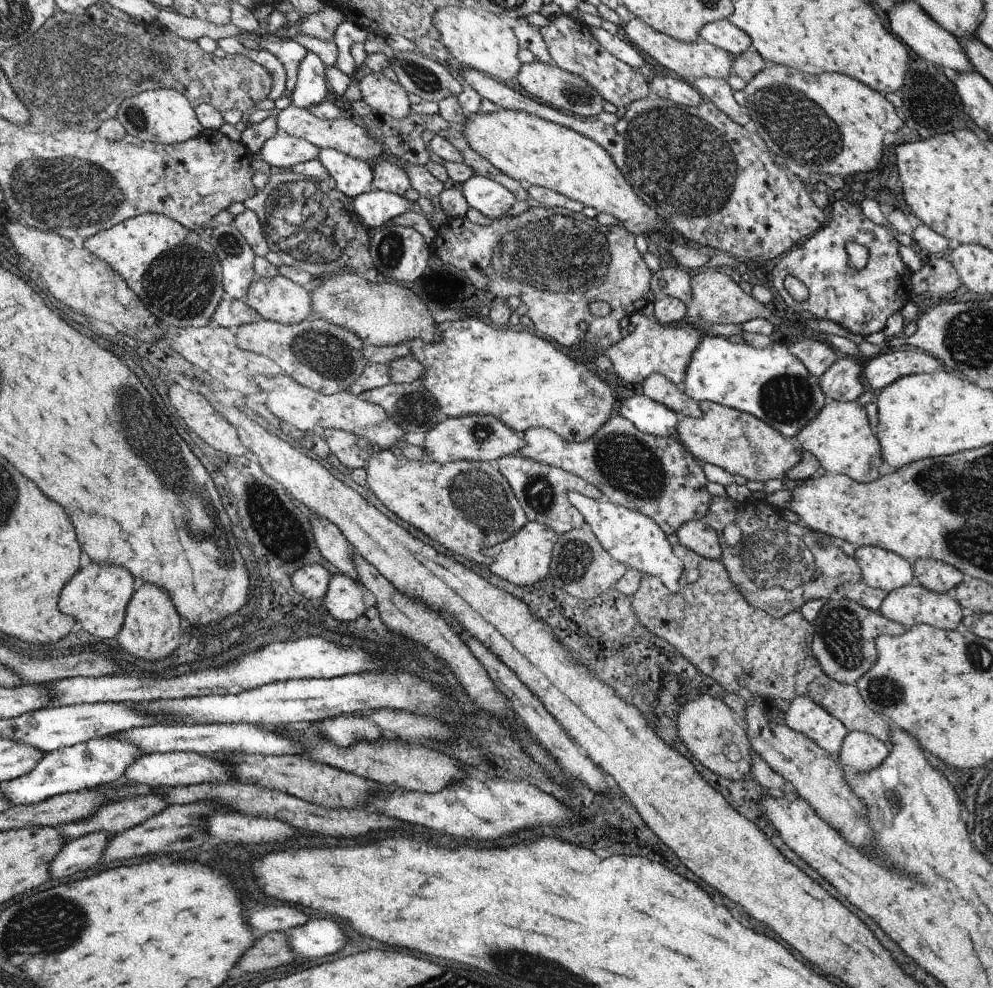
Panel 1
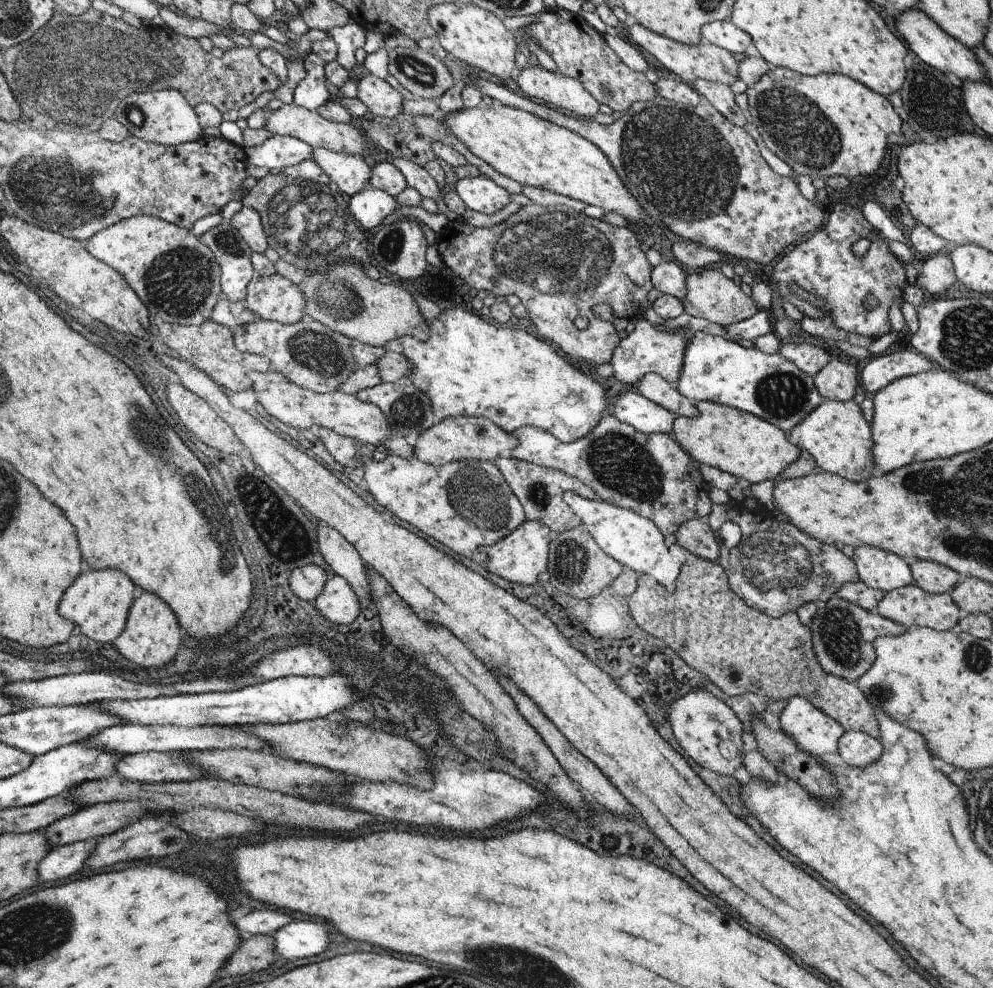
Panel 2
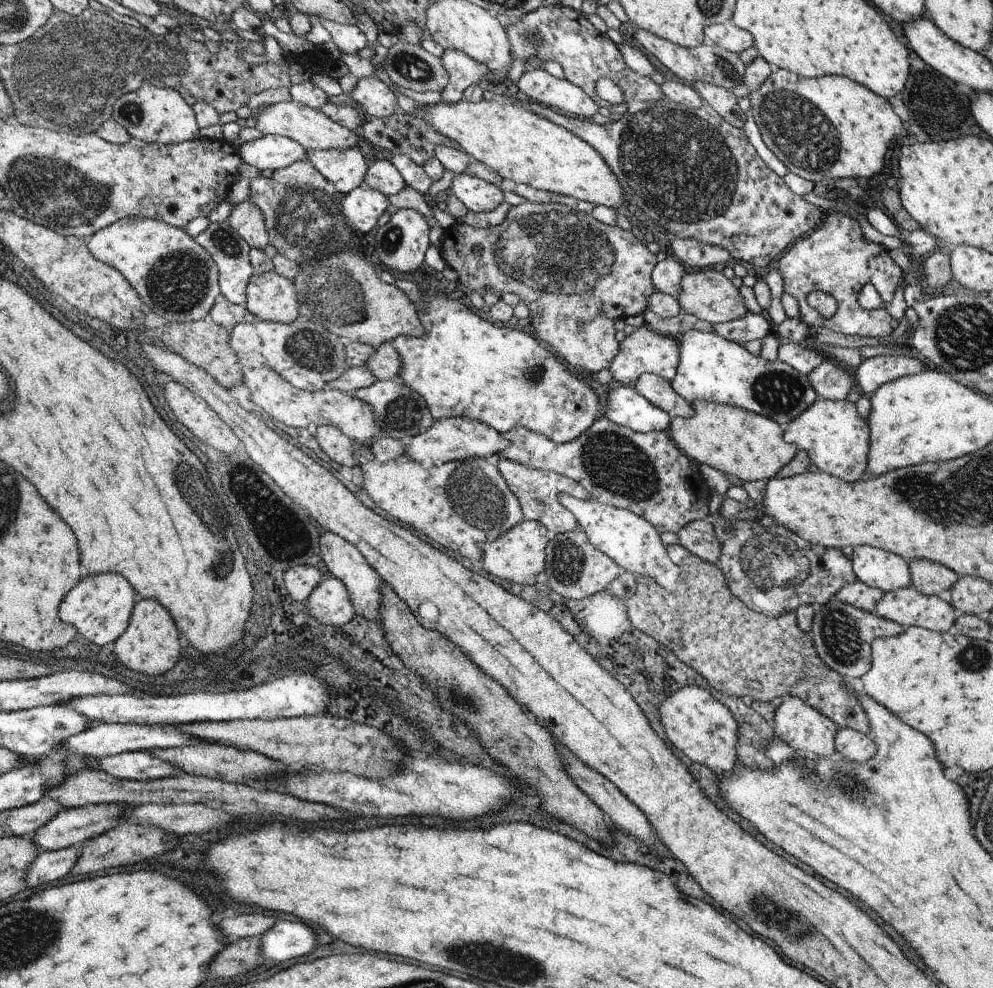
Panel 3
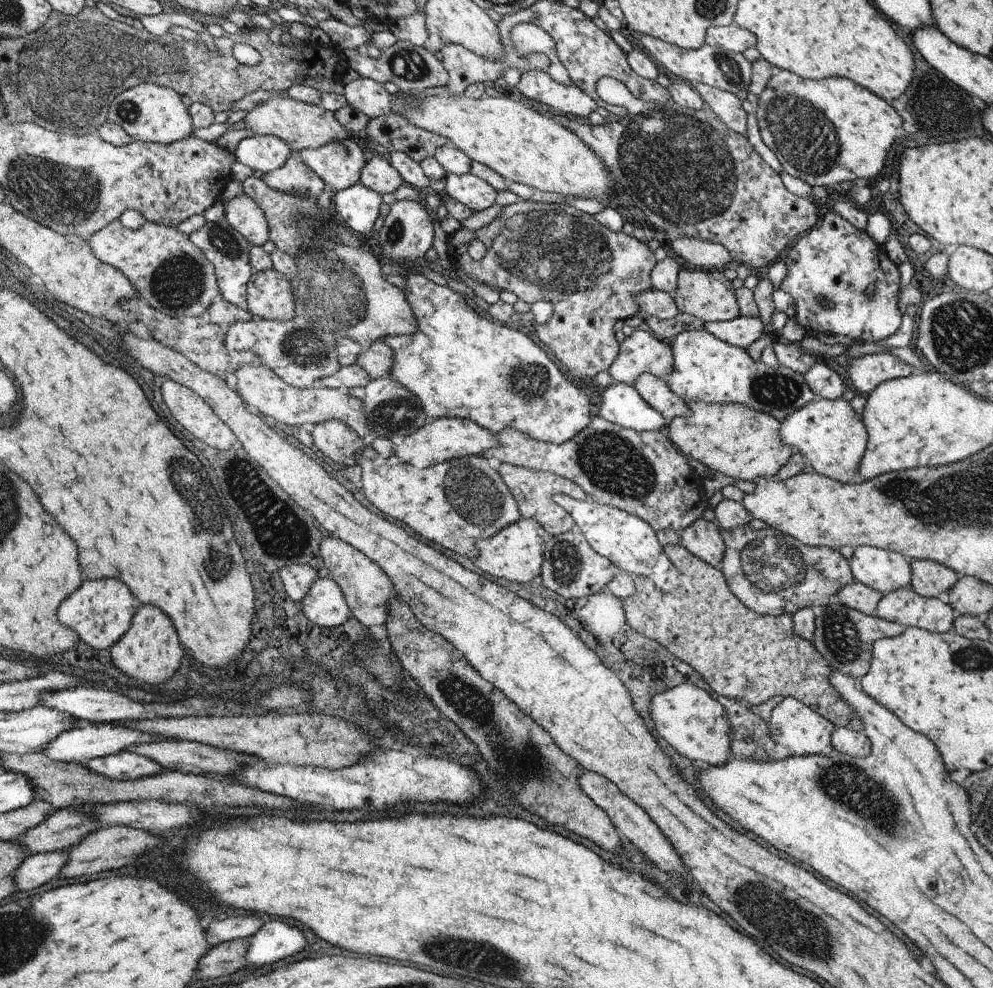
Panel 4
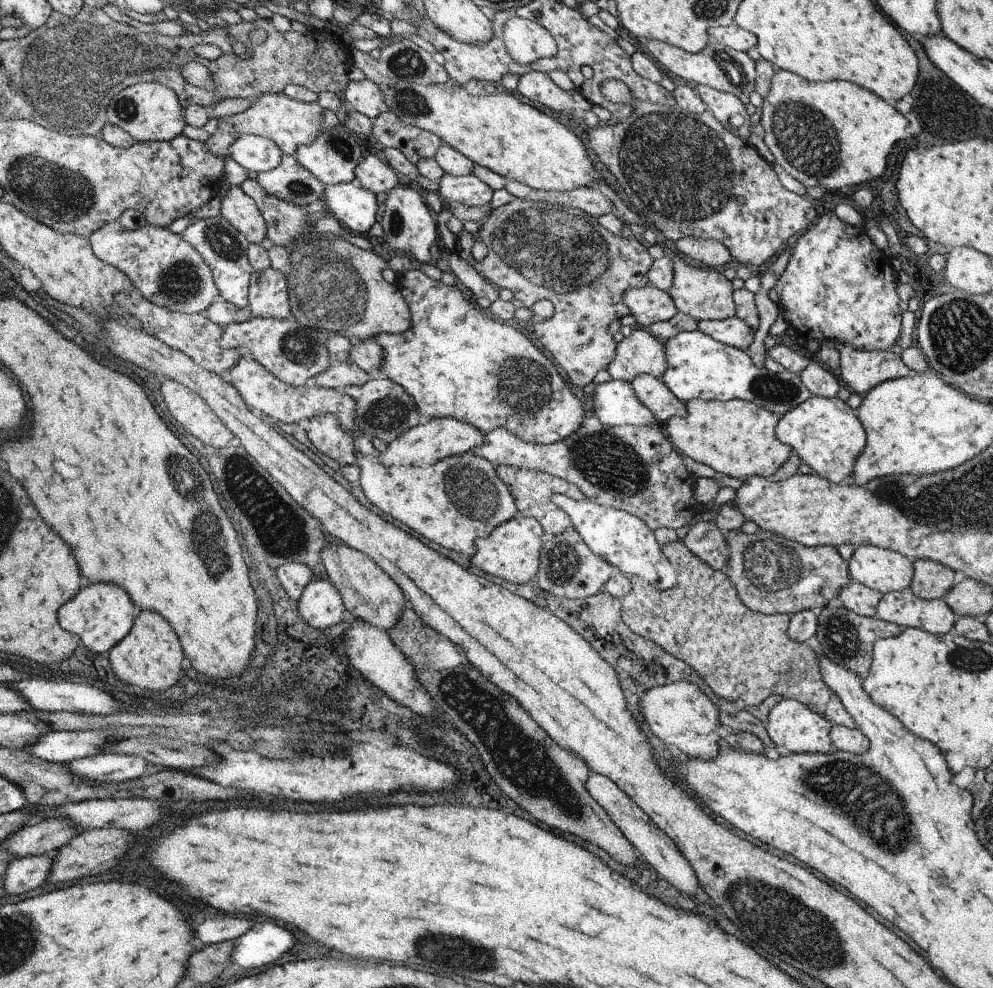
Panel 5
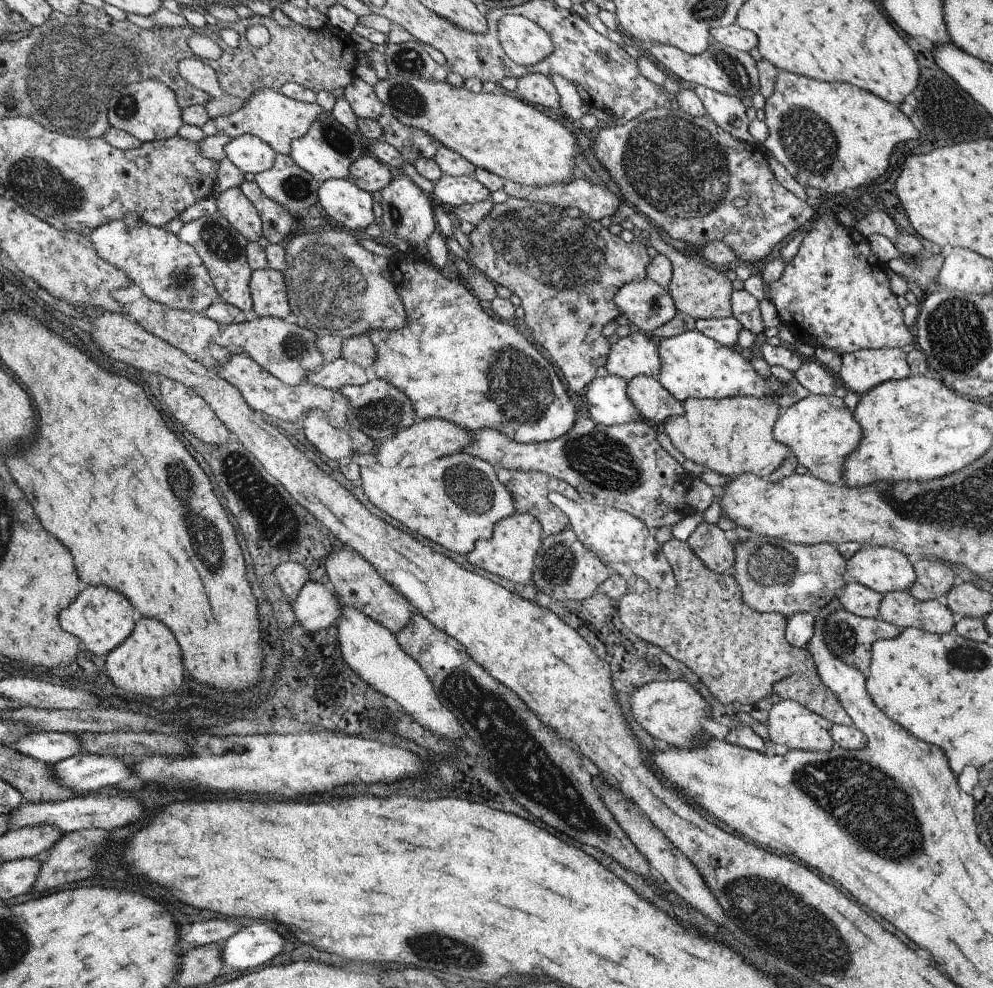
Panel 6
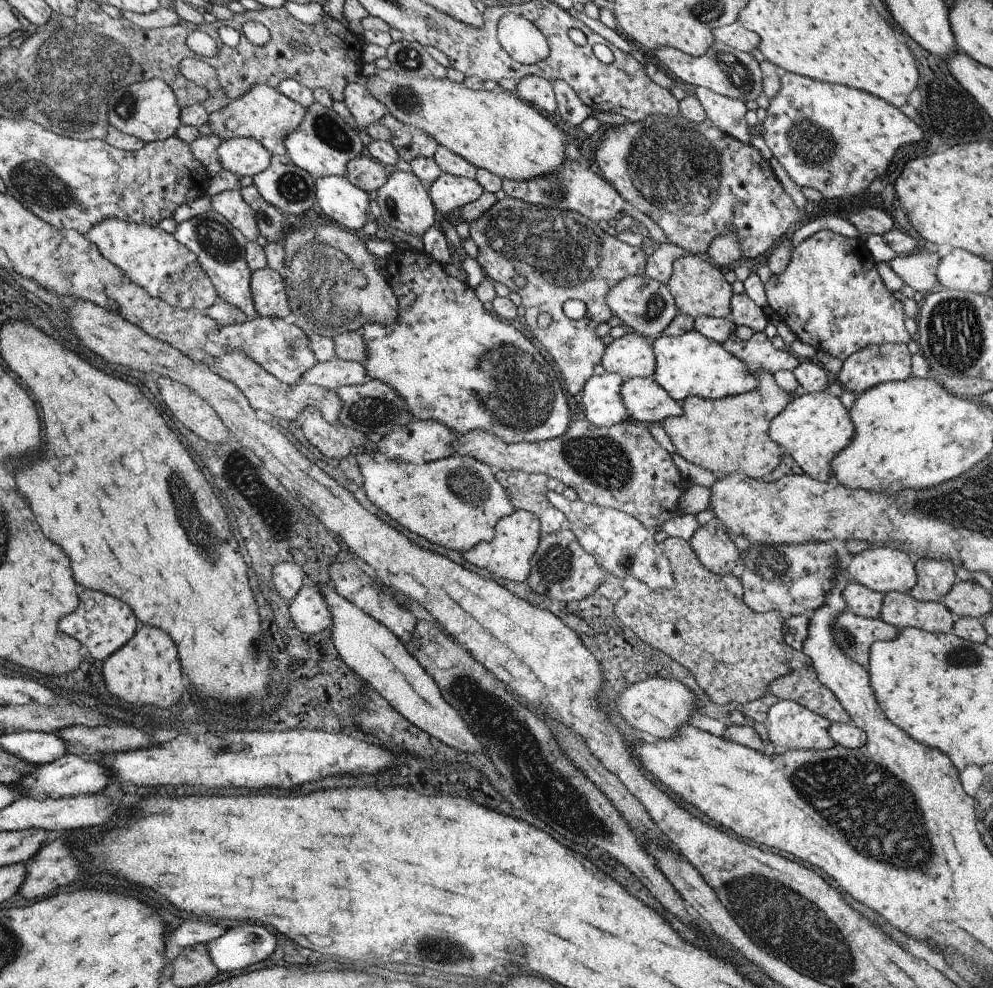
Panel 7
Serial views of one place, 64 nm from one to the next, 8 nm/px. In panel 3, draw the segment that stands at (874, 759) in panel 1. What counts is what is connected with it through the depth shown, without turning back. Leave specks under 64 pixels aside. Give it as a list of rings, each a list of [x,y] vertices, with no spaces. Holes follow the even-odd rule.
[[[841,729],[835,736],[835,750],[850,761],[864,763],[877,753],[877,744],[872,736],[854,729]]]

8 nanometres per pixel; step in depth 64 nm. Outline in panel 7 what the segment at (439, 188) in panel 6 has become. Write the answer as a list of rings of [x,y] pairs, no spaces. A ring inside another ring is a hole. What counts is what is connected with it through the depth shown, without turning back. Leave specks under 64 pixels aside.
[[[441,173],[428,186],[431,201],[439,218],[446,218],[449,212],[461,209],[465,204],[473,203],[483,195],[484,191],[475,178],[469,179],[450,173]]]

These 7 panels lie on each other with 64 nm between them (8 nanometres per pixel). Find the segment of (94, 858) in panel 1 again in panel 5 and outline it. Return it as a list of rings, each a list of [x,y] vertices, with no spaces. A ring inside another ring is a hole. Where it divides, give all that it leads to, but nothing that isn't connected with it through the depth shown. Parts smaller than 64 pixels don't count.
[[[28,855],[14,859],[5,874],[7,894],[26,894],[44,886],[54,864],[54,858]]]

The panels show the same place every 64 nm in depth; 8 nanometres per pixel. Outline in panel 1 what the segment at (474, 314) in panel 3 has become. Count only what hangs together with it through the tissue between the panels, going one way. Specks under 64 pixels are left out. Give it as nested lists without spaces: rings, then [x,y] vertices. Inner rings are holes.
[[[475,315],[468,320],[459,320],[454,322],[442,322],[436,324],[439,330],[439,340],[436,343],[427,343],[420,339],[408,341],[411,346],[412,358],[416,359],[423,366],[423,377],[420,382],[435,396],[438,404],[437,413],[442,418],[448,417],[463,417],[475,414],[492,415],[499,418],[507,427],[523,434],[531,428],[545,428],[554,431],[559,437],[562,437],[568,442],[586,442],[591,436],[594,436],[598,429],[608,422],[611,417],[612,410],[614,410],[614,402],[617,401],[616,392],[612,390],[610,384],[600,379],[600,375],[596,372],[589,370],[584,364],[576,362],[564,354],[560,348],[554,347],[554,342],[539,338],[530,332],[517,332],[510,328],[496,327],[492,325],[487,319]]]

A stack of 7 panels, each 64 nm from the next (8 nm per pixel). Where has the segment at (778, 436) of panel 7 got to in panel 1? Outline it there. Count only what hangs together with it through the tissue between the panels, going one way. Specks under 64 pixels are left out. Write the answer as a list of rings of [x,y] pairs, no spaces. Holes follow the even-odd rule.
[[[828,400],[818,416],[799,431],[796,437],[800,446],[814,454],[828,473],[840,473],[861,483],[869,483],[882,477],[878,473],[883,462],[881,446],[878,437],[874,436],[870,428],[866,409],[858,400]]]

